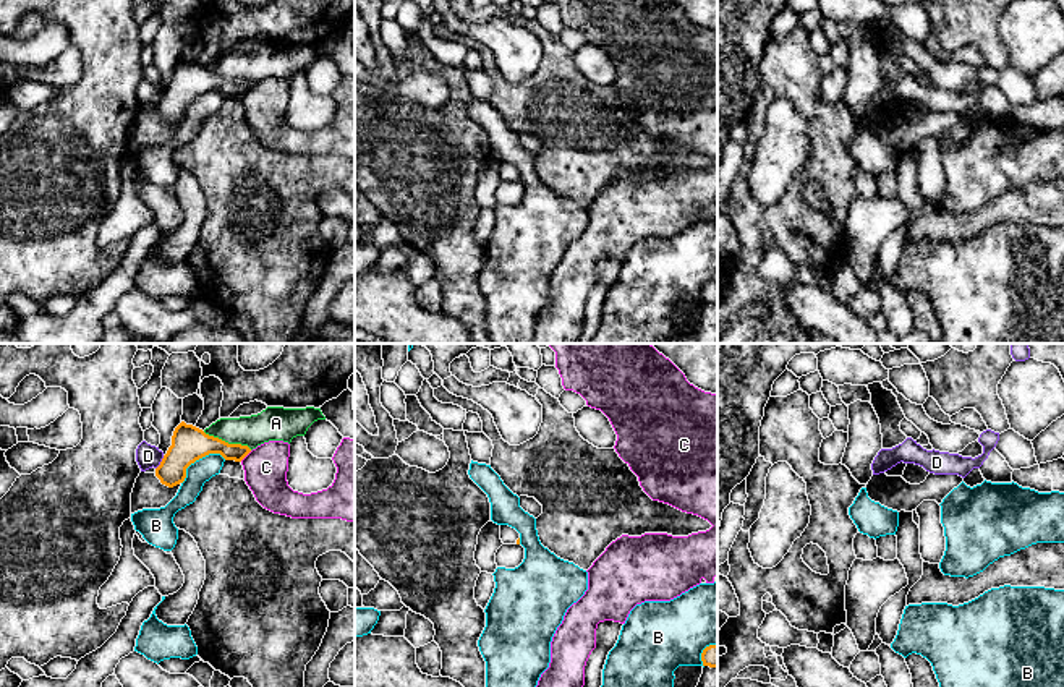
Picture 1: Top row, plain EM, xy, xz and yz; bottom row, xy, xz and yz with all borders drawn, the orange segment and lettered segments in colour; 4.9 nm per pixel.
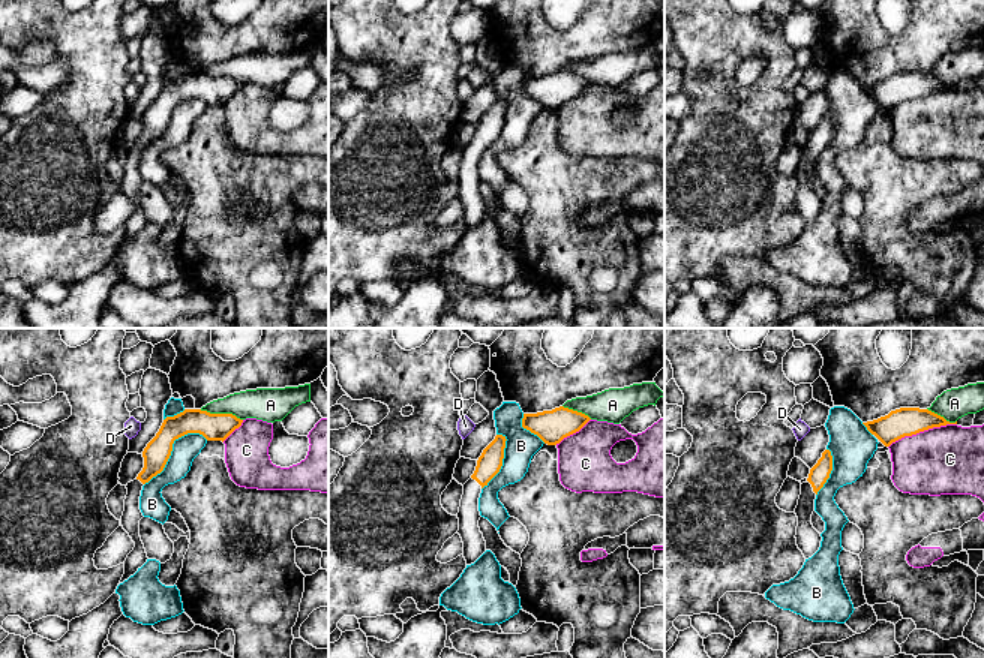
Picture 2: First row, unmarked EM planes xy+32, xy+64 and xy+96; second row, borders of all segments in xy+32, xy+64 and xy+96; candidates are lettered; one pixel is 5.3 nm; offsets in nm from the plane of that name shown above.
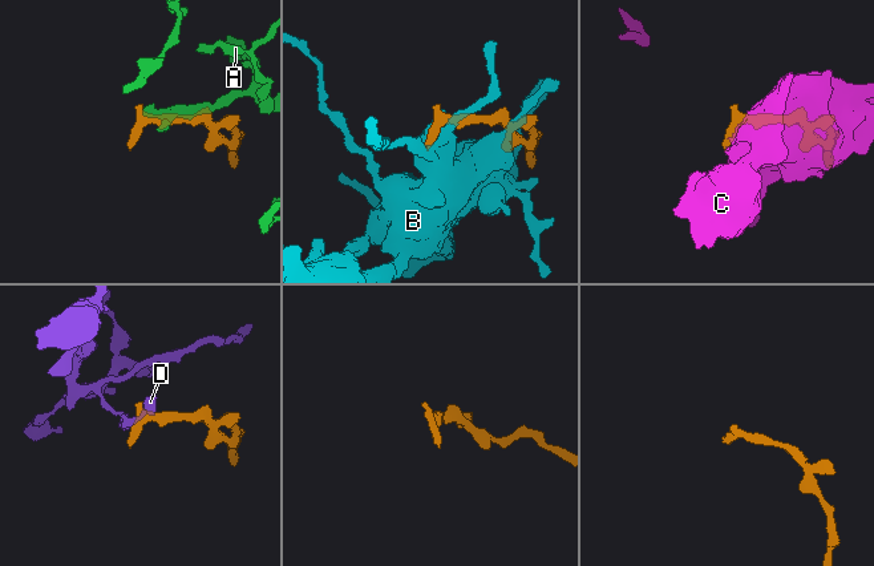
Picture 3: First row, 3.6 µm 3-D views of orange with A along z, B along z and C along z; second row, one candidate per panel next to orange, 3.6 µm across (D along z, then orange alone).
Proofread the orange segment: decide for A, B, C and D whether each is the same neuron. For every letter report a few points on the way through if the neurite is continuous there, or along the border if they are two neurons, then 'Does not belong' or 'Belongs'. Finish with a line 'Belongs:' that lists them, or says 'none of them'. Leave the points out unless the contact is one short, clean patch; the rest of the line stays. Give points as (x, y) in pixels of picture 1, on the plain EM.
A: Does not belong
B: Does not belong
C: Does not belong
D: Boundary: xy (164, 93), (156, 106). Does not belong
Belongs: none of them

